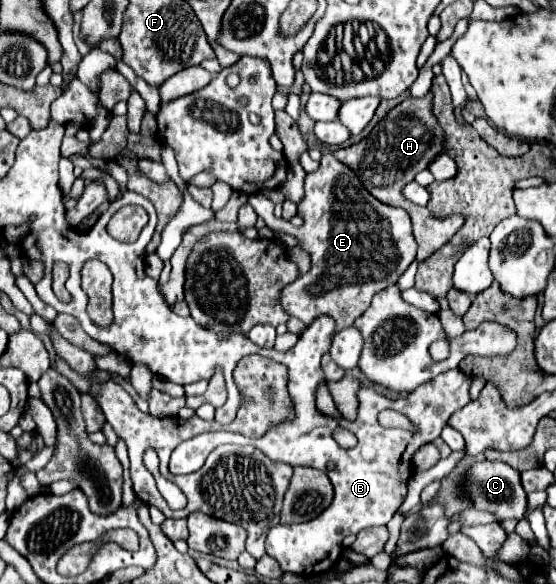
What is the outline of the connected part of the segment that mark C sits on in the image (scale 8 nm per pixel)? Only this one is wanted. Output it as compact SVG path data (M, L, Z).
M479 461L467 473L467 493L475 503L475 509L485 509L503 519L523 519L527 511L527 495L521 487L519 473L503 461Z

